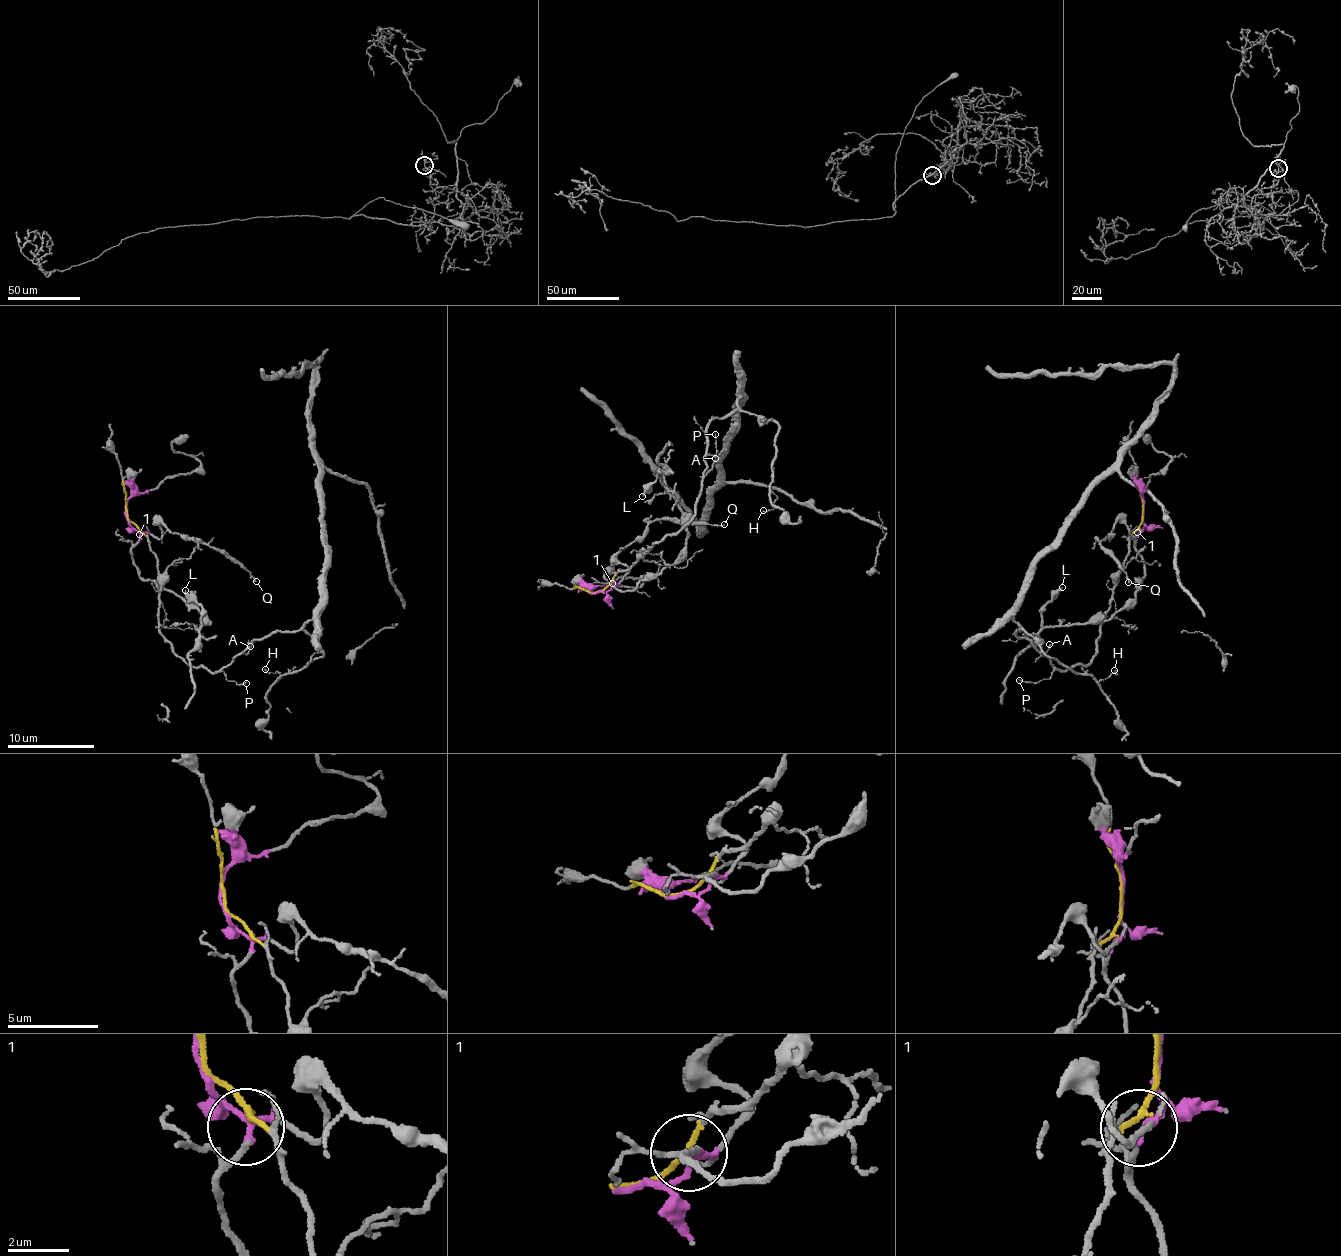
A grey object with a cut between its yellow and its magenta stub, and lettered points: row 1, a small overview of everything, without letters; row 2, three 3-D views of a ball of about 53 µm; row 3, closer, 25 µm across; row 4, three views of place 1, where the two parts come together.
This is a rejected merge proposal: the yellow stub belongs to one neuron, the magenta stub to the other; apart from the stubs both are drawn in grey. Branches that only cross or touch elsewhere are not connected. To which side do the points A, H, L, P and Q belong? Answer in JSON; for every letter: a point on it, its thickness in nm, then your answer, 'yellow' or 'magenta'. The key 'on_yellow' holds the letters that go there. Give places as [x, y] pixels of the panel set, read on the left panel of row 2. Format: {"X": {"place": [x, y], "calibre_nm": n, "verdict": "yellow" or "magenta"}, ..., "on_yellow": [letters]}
{"A": {"place": [250, 646], "calibre_nm": 110, "verdict": "yellow"}, "H": {"place": [265, 669], "calibre_nm": 120, "verdict": "yellow"}, "L": {"place": [185, 590], "calibre_nm": 180, "verdict": "magenta"}, "P": {"place": [246, 683], "calibre_nm": 100, "verdict": "yellow"}, "Q": {"place": [256, 581], "calibre_nm": 150, "verdict": "magenta"}, "on_yellow": ["A", "H", "P"]}

